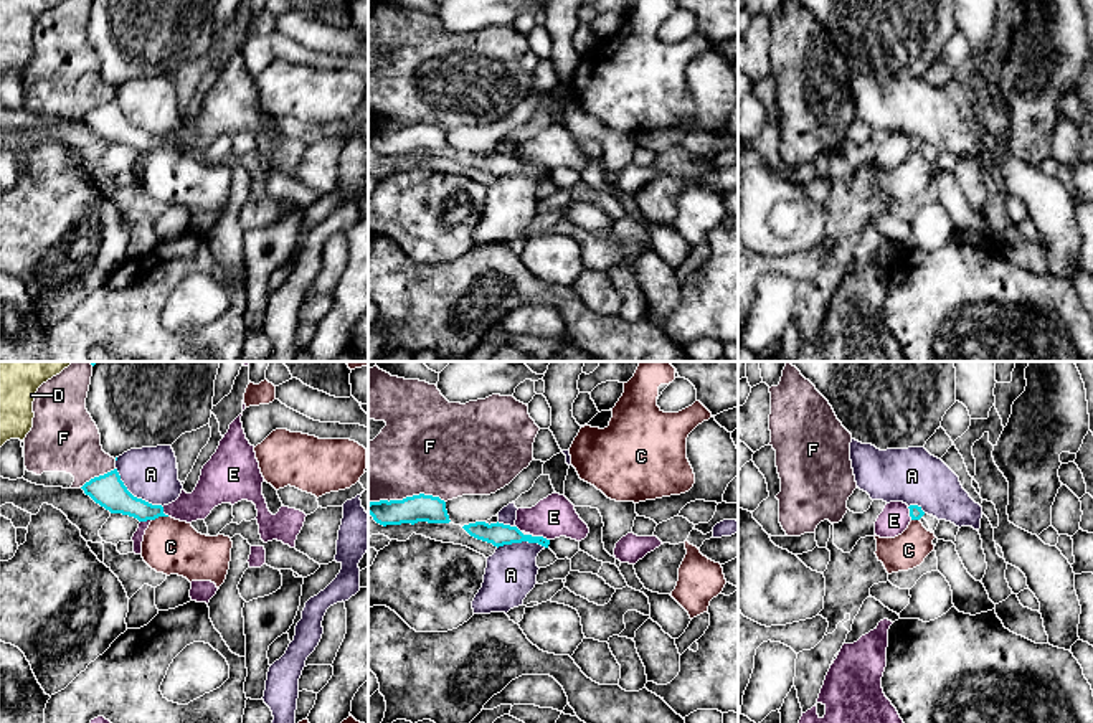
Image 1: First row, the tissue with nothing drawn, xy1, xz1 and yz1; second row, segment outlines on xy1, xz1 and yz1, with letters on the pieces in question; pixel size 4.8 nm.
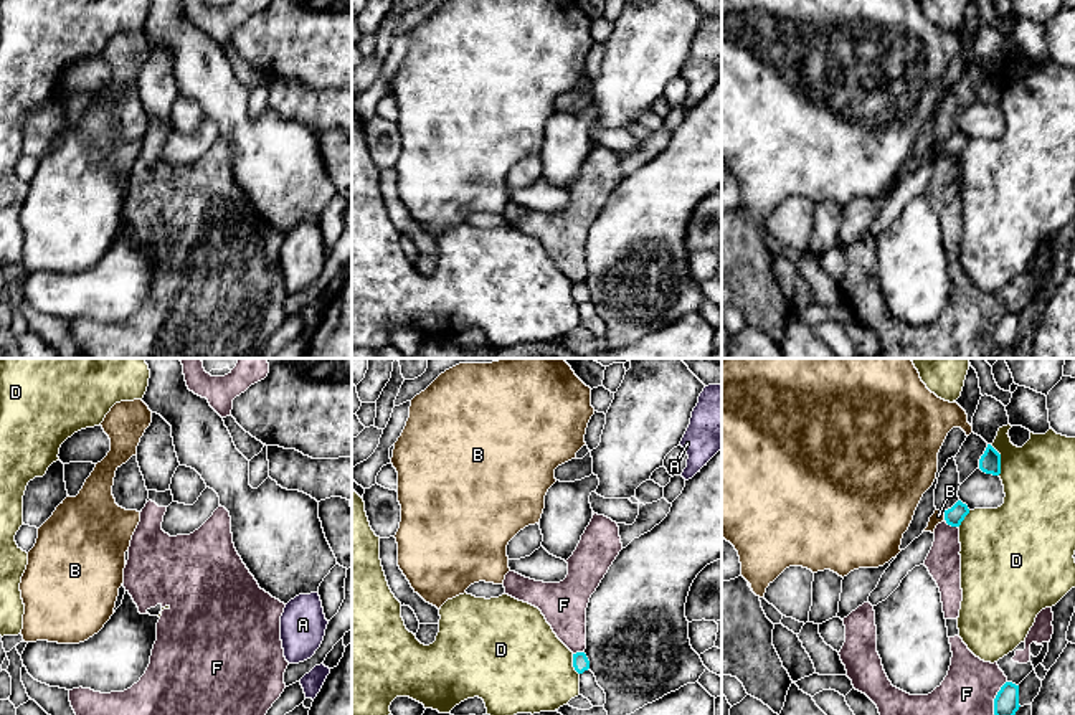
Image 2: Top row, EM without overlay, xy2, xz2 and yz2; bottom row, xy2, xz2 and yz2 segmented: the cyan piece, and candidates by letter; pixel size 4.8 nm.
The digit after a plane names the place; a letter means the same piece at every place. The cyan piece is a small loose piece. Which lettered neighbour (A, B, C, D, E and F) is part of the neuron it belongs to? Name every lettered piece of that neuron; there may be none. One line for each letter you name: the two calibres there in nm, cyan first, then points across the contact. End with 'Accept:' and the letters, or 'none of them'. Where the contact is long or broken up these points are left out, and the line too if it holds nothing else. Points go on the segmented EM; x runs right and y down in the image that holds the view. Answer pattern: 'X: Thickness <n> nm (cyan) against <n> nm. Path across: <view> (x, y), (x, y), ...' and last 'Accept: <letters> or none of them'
B: Thickness 90 nm (cyan) against 60 nm. Path across: yz2 (955, 516), (945, 516), (938, 516)
Accept: B

